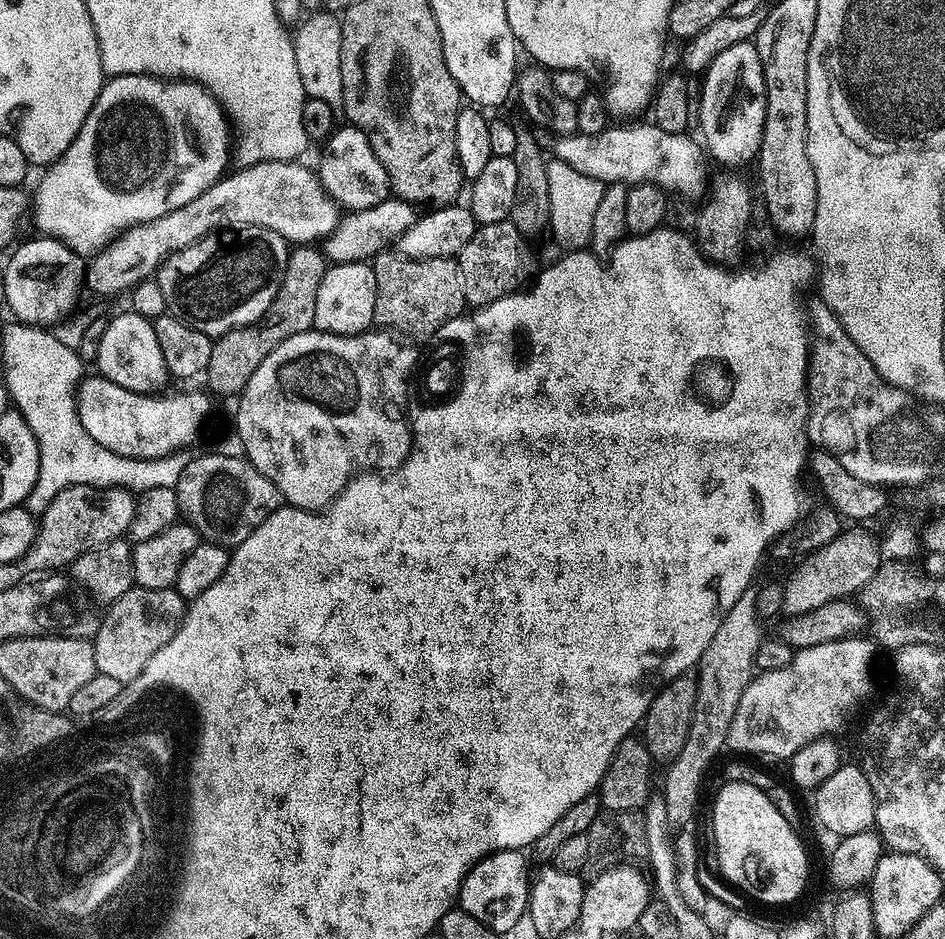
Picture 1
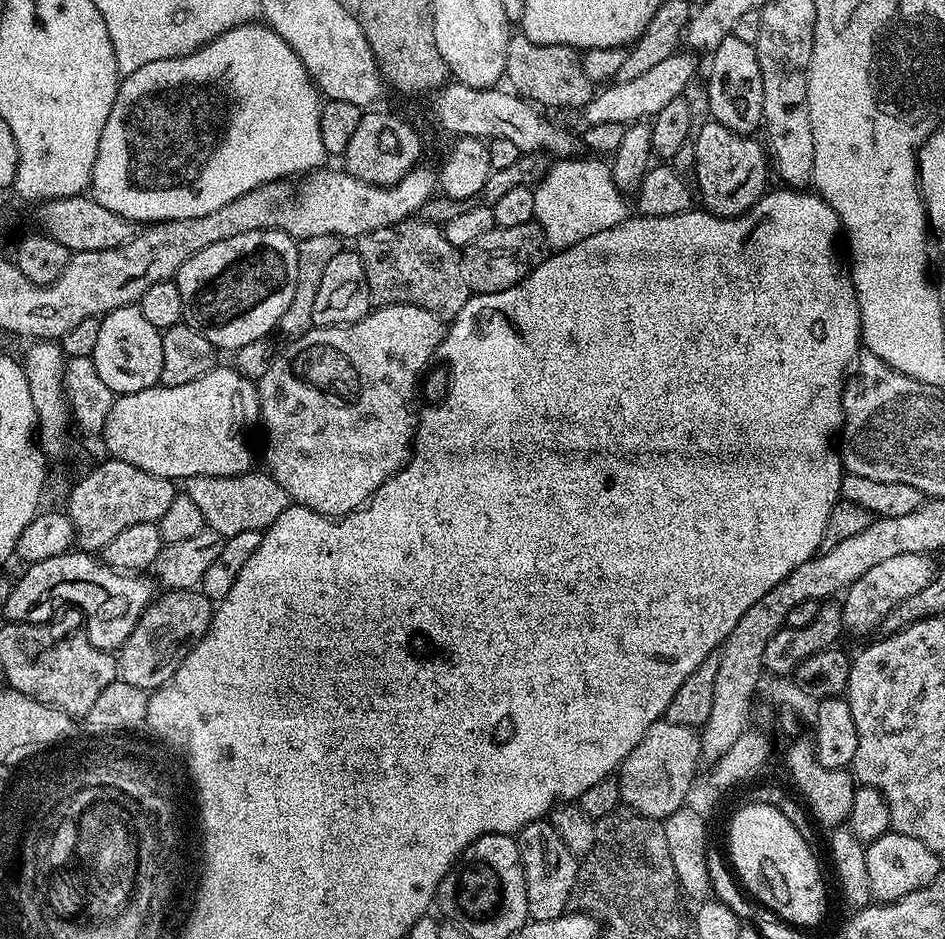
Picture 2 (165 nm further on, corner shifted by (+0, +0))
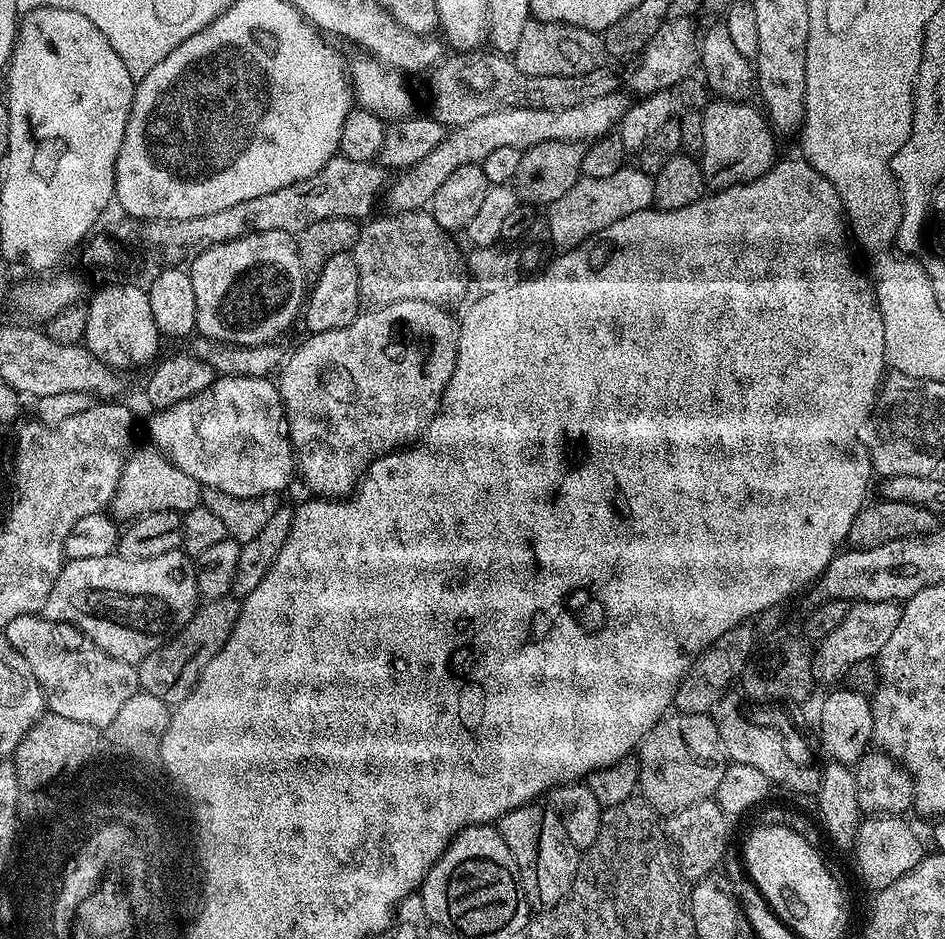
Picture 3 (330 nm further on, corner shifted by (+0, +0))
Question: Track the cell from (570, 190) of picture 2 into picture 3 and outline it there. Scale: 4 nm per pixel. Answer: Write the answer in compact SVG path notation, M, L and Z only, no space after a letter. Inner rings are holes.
M625 166L618 174L610 174L610 178L592 178L581 175L580 179L558 198L558 202L547 205L548 232L547 239L556 250L567 250L586 242L598 230L606 230L606 226L614 226L618 218L626 218L626 214L638 214L642 210L653 207L655 179L643 172L638 166Z

